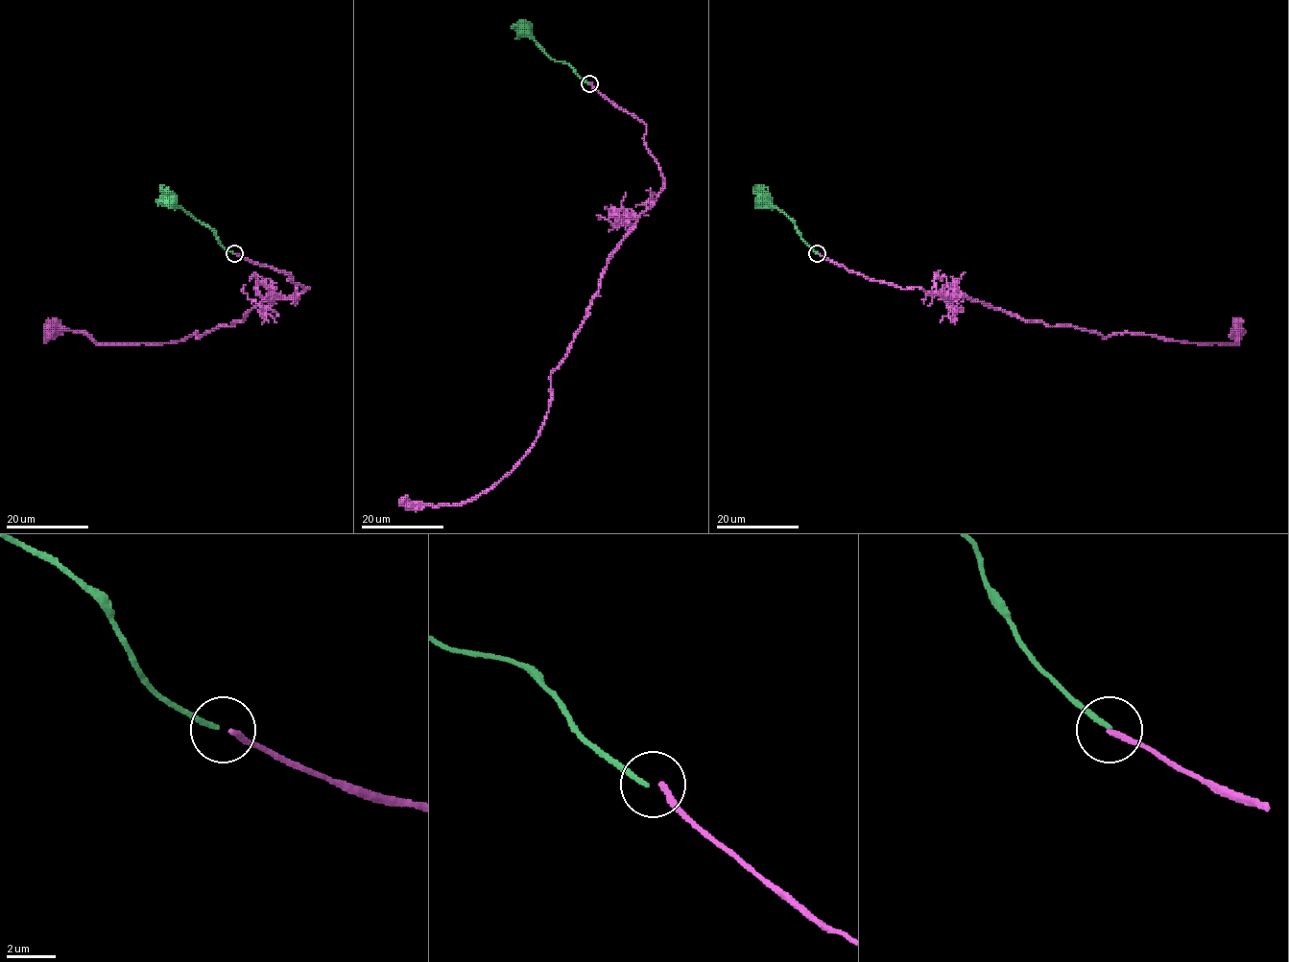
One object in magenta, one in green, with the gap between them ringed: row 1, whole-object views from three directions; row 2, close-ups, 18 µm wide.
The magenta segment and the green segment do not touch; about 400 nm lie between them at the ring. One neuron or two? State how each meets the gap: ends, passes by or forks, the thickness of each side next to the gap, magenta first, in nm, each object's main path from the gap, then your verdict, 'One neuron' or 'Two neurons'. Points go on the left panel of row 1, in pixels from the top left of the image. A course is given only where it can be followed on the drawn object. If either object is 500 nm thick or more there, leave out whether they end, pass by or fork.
At the ring magenta ends. At the ring green ends. Thickness 240 nm (magenta) against 200 nm. Course of magenta: (235, 253), (309, 287), (263, 301), (230, 325), (171, 342), (95, 343), (57, 327), (45, 343). Course of green: (233, 253), (219, 242), (212, 231), (171, 200). One neuron

